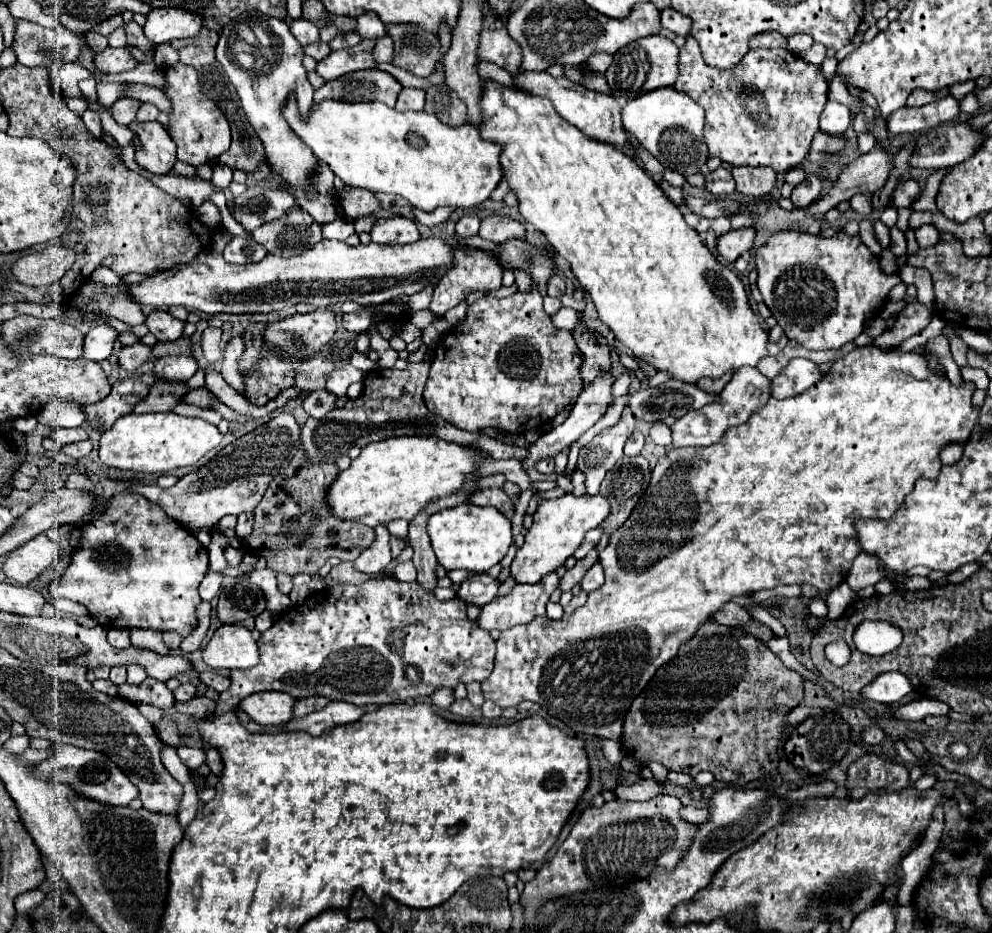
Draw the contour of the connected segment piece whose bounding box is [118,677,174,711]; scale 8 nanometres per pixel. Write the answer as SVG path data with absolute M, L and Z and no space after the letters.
M146 679L140 685L130 685L130 683L122 683L118 685L118 695L126 697L132 703L146 703L146 705L154 705L162 711L168 711L174 705L174 697L164 683L154 681L154 679Z

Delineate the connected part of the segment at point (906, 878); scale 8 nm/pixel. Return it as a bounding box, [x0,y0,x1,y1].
[898,806,945,905]

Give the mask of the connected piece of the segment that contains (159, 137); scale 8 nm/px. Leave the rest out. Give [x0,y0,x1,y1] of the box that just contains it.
[130,123,176,175]

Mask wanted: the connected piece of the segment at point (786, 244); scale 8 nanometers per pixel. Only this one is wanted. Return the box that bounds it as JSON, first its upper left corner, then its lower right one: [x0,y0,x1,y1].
[756,231,900,349]

